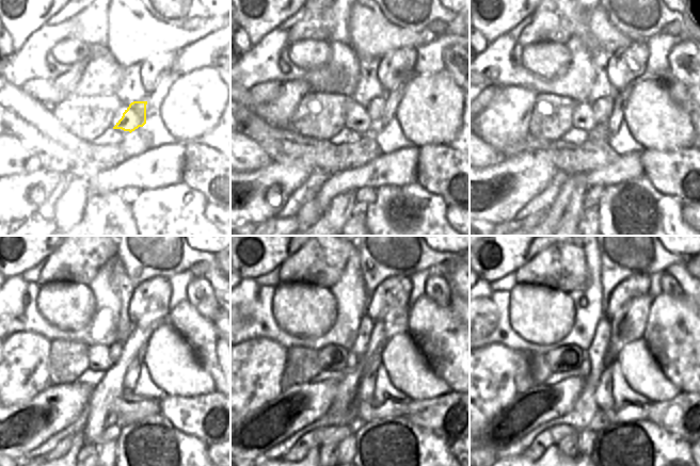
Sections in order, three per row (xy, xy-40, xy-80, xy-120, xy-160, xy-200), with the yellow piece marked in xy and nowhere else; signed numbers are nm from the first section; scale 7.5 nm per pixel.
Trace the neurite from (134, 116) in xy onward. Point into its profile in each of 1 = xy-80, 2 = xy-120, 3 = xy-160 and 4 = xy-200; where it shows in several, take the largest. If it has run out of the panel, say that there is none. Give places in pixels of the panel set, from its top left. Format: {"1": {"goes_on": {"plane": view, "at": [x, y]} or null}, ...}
{"1": {"goes_on": {"plane": "xy-80", "at": [586, 116]}}, "2": {"goes_on": {"plane": "xy-120", "at": [100, 357]}}, "3": {"goes_on": {"plane": "xy-160", "at": [331, 357]}}, "4": {"goes_on": {"plane": "xy-200", "at": [569, 357]}}}

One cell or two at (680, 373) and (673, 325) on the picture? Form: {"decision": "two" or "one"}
{"decision": "one"}

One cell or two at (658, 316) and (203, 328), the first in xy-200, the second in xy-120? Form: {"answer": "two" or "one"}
{"answer": "one"}

